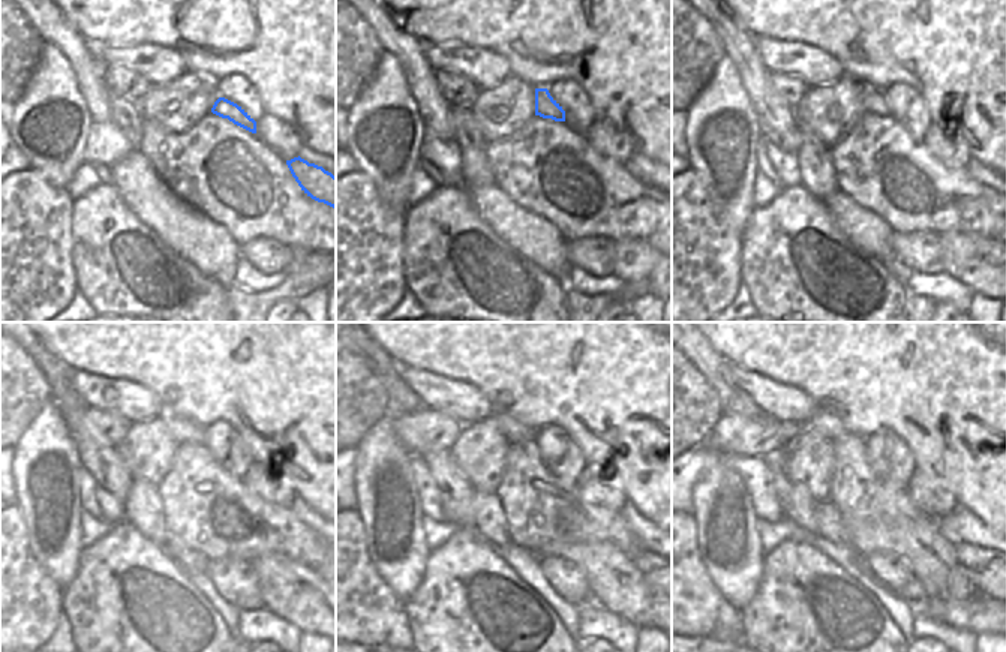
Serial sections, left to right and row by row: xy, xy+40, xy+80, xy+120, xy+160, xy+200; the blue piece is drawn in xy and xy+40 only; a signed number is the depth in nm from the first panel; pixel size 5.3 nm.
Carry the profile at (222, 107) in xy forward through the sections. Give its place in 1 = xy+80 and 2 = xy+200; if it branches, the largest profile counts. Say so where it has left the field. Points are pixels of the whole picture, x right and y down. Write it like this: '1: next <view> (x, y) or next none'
1: next xy+80 (873, 99)
2: next xy+200 (825, 423)

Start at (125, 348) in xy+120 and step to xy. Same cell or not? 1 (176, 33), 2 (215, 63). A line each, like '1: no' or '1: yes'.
1: yes
2: yes

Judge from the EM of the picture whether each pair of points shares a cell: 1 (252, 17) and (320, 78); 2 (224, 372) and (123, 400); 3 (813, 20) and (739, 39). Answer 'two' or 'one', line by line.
1: one
2: two
3: two

